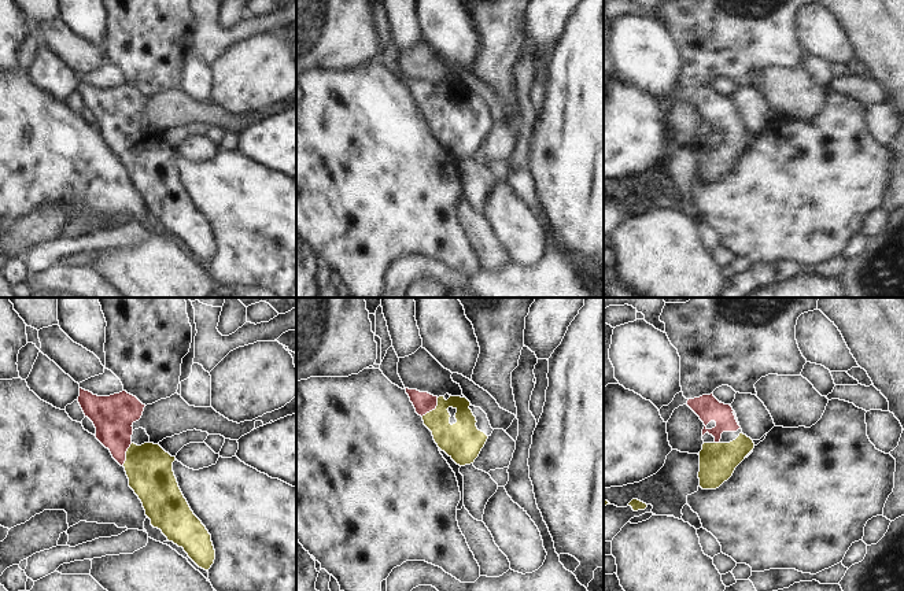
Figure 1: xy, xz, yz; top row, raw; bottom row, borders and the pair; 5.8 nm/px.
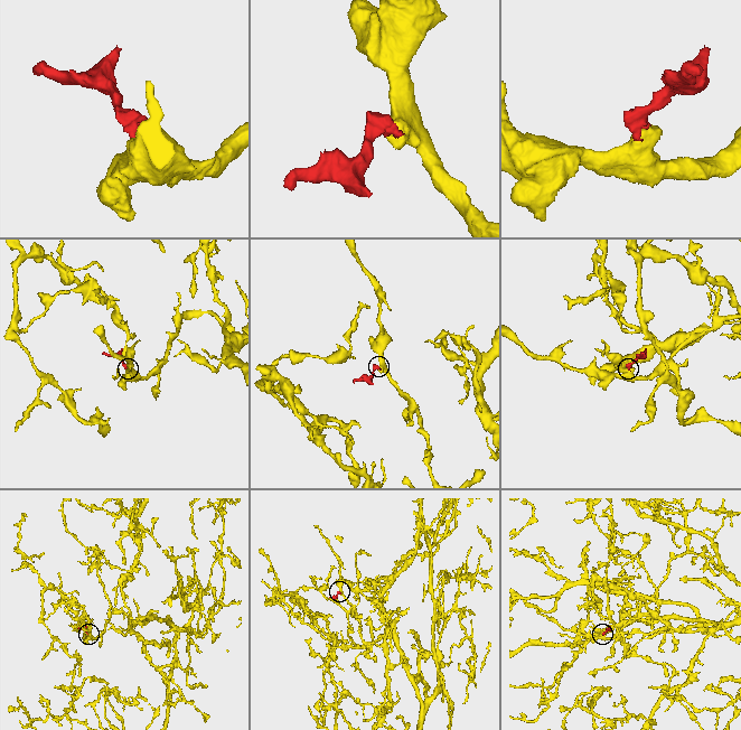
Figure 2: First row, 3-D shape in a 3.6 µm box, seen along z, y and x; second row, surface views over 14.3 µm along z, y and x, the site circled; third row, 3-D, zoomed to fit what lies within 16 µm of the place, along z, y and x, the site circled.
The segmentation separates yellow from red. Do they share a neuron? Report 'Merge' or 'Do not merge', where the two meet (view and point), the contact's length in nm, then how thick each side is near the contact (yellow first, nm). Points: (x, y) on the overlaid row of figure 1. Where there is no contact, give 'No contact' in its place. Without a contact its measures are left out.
Merge. Touches yellow at xz (432, 410). Shared border 150 nm. Thickness 220 nm (yellow) against 120 nm

